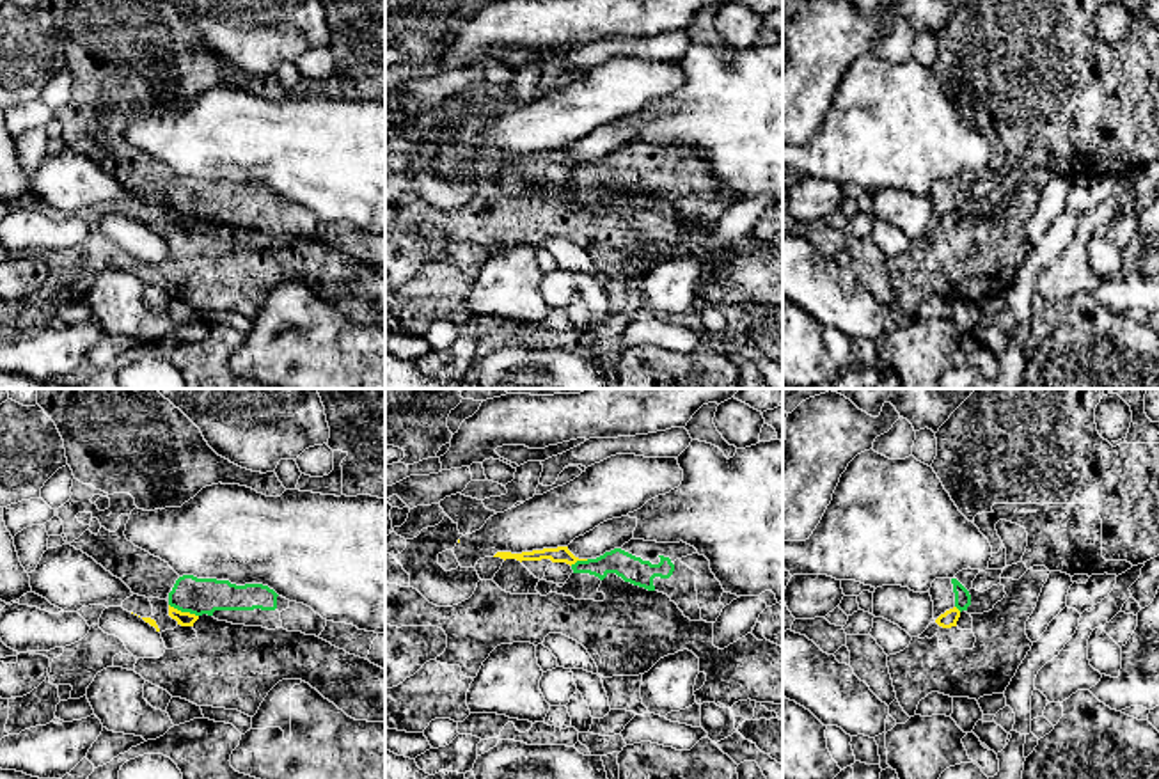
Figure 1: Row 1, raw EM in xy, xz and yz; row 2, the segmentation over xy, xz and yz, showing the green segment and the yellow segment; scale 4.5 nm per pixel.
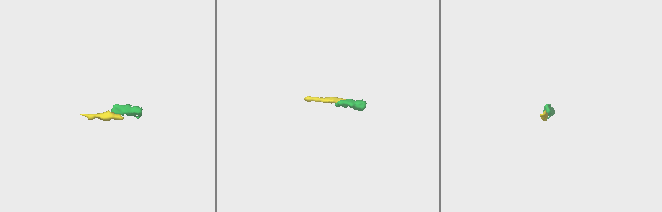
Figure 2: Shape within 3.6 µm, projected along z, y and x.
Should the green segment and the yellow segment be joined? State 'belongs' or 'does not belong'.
does not belong

